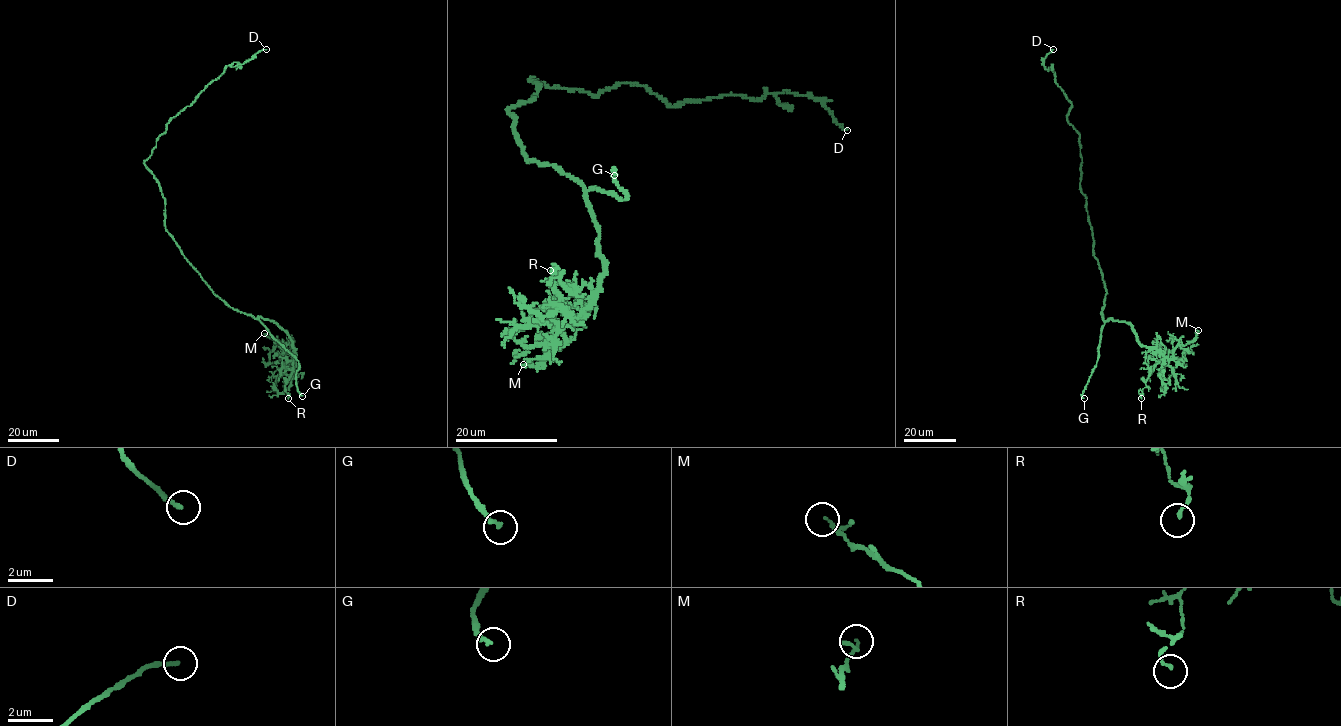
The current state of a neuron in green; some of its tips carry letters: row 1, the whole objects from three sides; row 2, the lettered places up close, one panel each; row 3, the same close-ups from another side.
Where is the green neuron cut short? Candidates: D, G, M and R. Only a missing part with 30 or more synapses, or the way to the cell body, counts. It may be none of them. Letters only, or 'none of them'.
G

